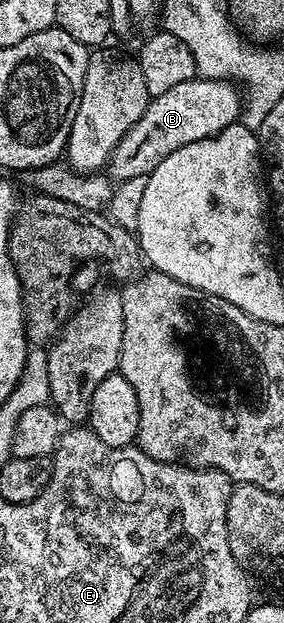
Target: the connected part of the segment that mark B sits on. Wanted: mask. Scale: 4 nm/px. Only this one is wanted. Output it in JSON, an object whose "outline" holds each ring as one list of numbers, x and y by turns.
{"outline":[[194,77,172,86,167,93,151,99,144,115,128,130,128,134,113,148,106,172,117,181,149,176,152,170,189,142,216,136,241,117,242,96,239,89,227,80]]}

